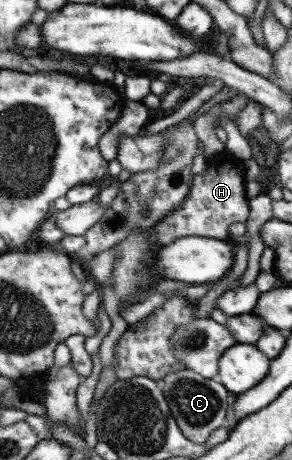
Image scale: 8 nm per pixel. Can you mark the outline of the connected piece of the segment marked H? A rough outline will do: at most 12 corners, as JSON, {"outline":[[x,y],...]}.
{"outline":[[224,150],[152,229],[227,240],[248,217],[243,160]]}

